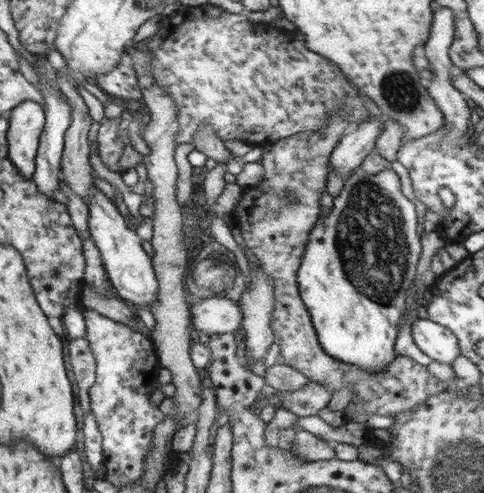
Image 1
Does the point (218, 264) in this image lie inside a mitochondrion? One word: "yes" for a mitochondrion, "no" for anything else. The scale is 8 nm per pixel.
yes

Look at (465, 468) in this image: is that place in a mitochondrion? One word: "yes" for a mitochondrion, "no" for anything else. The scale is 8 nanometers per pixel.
yes

